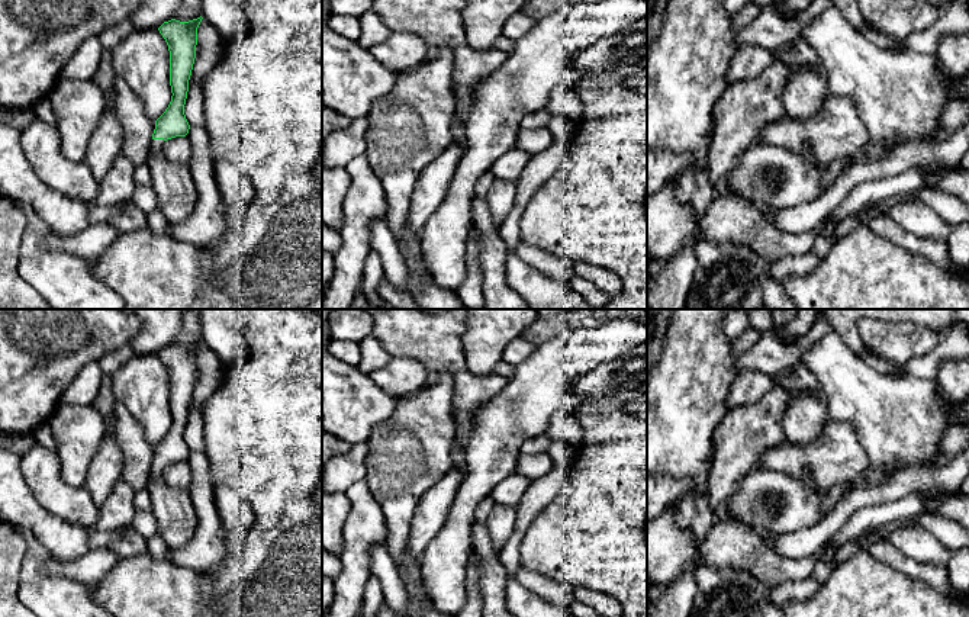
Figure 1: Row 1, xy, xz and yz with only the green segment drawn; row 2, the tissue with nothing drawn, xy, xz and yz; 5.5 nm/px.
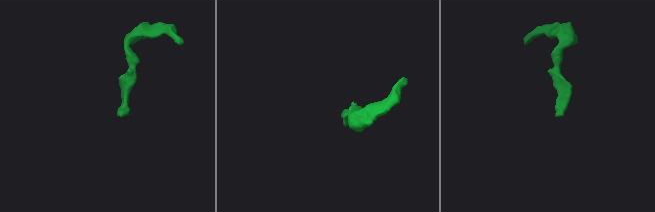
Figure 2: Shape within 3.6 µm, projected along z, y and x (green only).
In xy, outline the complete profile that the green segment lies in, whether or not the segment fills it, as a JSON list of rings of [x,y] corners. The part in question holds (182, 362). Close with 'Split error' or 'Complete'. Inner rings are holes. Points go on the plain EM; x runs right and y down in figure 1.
[[[202,341],[189,347],[171,344],[158,353],[170,376],[170,411],[173,421],[165,437],[155,446],[149,479],[162,478],[167,465],[189,459],[190,450],[184,440],[184,430],[196,383],[197,353],[202,344]]]. Split error

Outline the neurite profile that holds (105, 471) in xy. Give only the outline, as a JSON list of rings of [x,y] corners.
[[[107,431],[87,469],[84,486],[100,507],[120,481],[123,454],[113,434]]]

